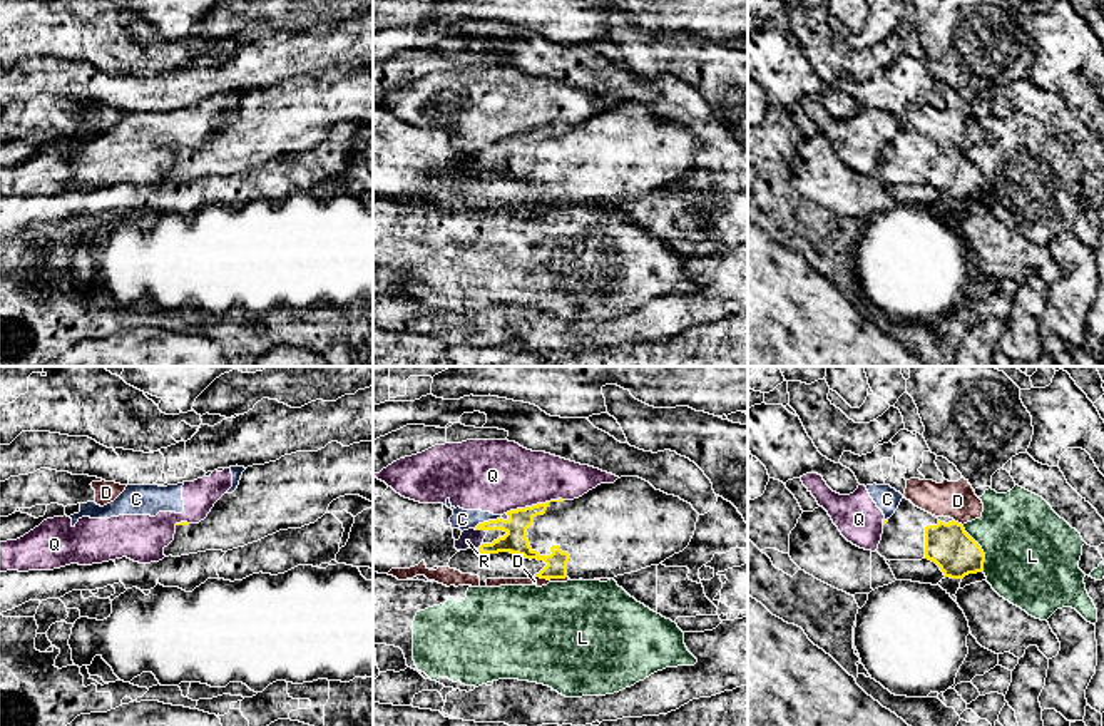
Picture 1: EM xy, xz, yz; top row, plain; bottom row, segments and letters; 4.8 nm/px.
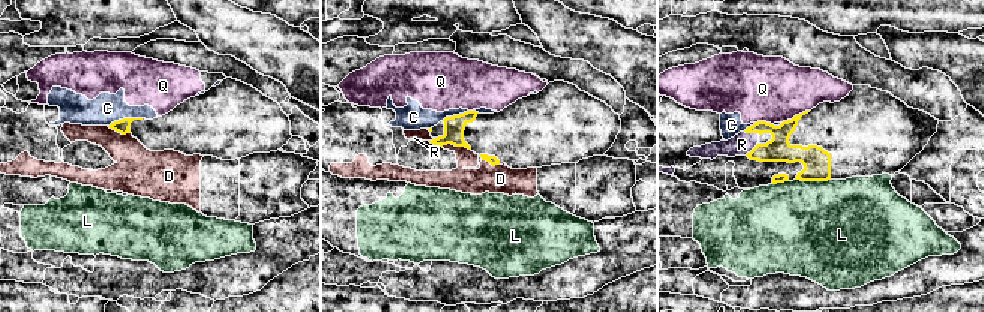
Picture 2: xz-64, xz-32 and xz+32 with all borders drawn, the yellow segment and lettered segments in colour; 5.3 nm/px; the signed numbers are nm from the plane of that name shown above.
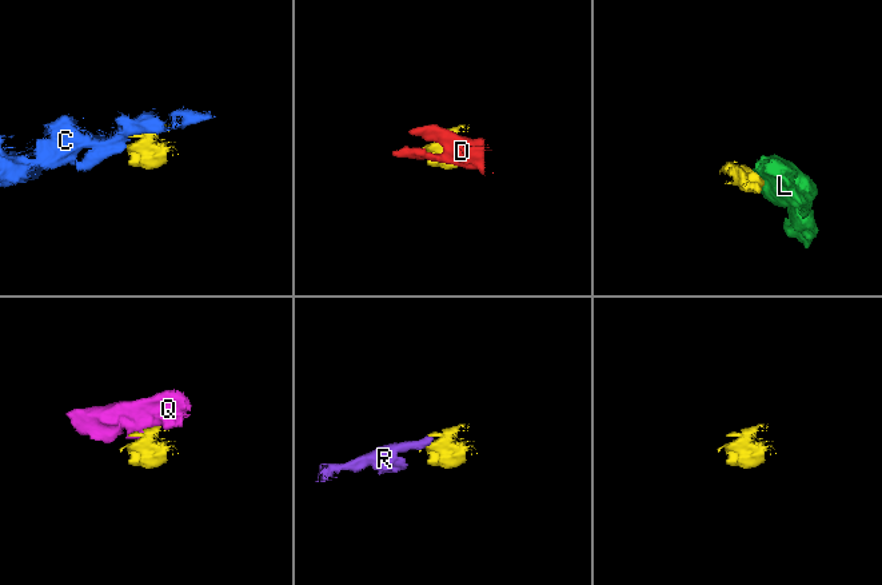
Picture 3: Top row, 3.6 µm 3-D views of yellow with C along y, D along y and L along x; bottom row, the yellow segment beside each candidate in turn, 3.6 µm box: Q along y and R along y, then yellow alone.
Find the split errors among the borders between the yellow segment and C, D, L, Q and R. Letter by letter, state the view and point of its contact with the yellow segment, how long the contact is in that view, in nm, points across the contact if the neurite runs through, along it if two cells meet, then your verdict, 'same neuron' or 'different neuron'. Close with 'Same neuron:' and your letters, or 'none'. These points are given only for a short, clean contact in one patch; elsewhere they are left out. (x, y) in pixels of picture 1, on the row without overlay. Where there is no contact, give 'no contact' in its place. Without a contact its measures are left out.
C: meets yellow in xz at (485, 148); contact 140 nm long; different neuron
D: meets yellow in xz at (551, 203); contact 150 nm long; different neuron
L: meets yellow in yz at (981, 173); contact 240 nm long; border along yz (962, 151), (981, 173), (984, 194); different neuron
Q: meets yellow in xz at (534, 131); contact 280 nm long; border along xz (562, 124), (506, 138); different neuron
R: meets yellow in xz at (480, 154); contact 70 nm long; runs through xz (516, 166), (504, 151), (480, 154), (470, 164); same neuron
Same neuron: R

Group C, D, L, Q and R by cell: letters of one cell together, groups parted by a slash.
C Q / D / L / R

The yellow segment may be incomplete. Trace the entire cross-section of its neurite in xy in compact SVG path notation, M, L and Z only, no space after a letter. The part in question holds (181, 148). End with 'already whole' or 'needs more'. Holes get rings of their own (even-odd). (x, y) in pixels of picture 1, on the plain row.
M373 67L343 72L328 69L318 77L296 77L276 87L248 92L233 119L224 119L199 149L176 149L174 166L164 181L181 182L206 176L233 176L258 167L279 156L314 149L333 125L360 120L373 127Z; needs more

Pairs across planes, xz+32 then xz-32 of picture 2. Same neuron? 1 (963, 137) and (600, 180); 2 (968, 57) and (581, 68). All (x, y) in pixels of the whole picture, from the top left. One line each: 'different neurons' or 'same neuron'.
1: different neurons
2: different neurons

